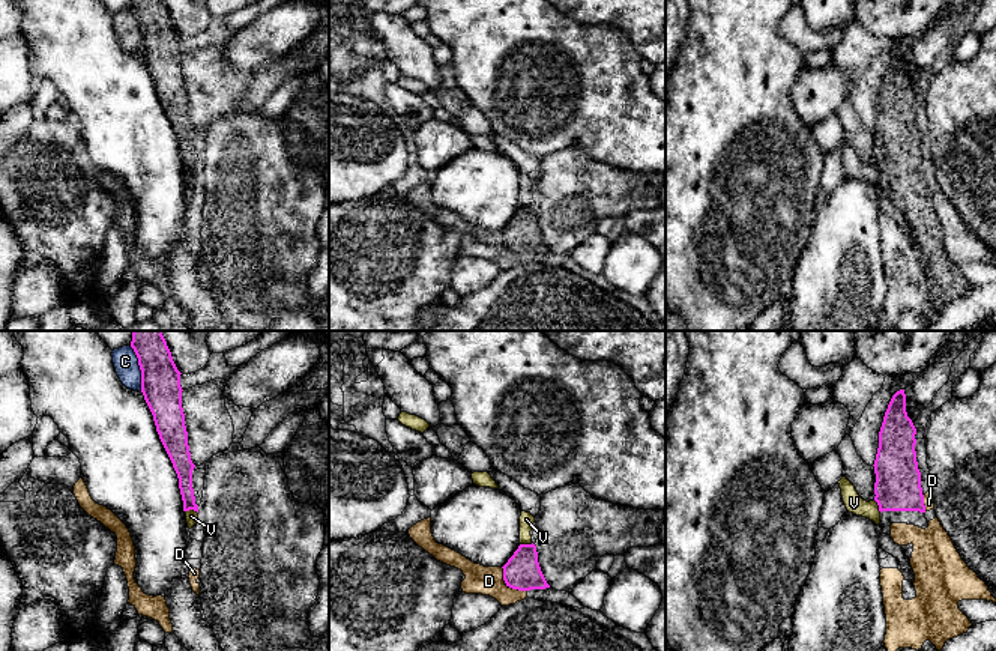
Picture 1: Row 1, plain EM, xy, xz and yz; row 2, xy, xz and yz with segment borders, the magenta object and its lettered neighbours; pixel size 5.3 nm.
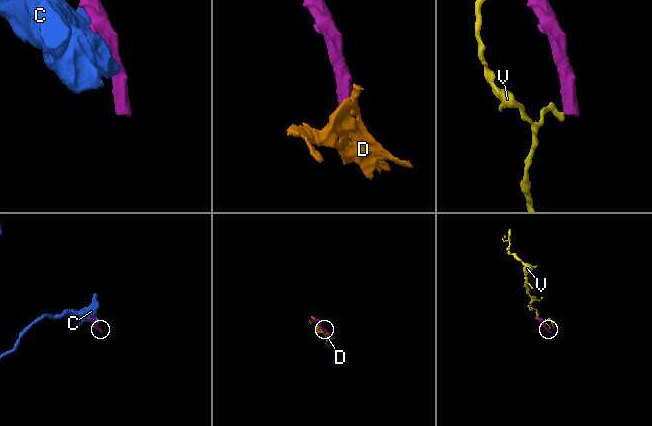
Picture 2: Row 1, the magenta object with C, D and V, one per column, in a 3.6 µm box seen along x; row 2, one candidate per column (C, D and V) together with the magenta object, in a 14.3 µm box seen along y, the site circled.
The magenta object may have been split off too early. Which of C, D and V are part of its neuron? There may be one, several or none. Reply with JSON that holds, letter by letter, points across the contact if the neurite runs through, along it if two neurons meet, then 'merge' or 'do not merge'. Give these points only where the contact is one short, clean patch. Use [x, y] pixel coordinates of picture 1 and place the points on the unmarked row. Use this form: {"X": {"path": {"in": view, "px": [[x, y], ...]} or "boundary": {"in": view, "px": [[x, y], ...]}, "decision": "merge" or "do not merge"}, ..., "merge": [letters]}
{"C": {"decision": "do not merge"}, "D": {"path": {"in": "xz", "px": [[522, 235], [519, 253], [499, 254], [488, 244]]}, "decision": "merge"}, "V": {"boundary": {"in": "xy", "px": [[185, 173], [197, 176]]}, "decision": "do not merge"}, "merge": ["D"]}

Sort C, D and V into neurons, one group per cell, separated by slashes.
C / D / V

